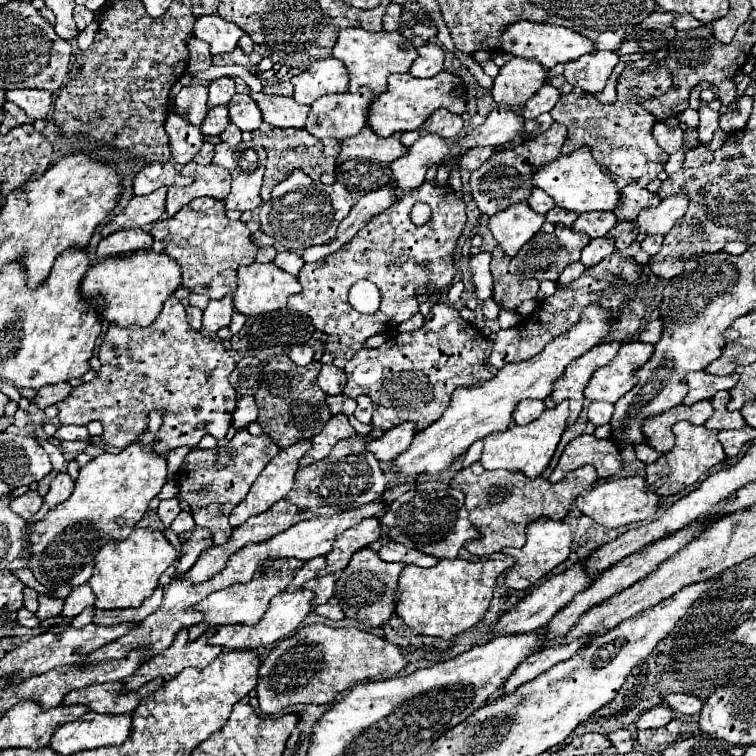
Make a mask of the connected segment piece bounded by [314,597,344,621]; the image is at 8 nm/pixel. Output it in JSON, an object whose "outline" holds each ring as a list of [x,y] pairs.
{"outline":[[[330,597],[330,601],[326,601],[324,605],[314,607],[314,613],[322,615],[322,617],[326,617],[326,619],[332,619],[332,621],[344,619],[344,613],[342,613],[342,609],[340,609],[340,603],[338,603],[334,597]]]}

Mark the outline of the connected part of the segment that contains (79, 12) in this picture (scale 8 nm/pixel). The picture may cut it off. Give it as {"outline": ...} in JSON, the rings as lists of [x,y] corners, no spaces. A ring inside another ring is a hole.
{"outline":[[[76,5],[76,7],[74,7],[74,21],[76,21],[76,25],[78,25],[80,31],[82,31],[88,23],[92,23],[92,19],[94,19],[94,13],[88,11],[84,5]]]}

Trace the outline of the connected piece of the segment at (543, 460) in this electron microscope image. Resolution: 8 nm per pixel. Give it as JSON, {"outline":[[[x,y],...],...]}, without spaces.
{"outline":[[[562,401],[554,409],[546,409],[536,421],[528,423],[526,427],[510,425],[508,431],[486,437],[484,449],[482,449],[482,457],[480,457],[482,467],[484,469],[520,471],[520,473],[524,473],[530,479],[540,477],[546,471],[546,467],[548,467],[548,463],[550,463],[558,443],[560,443],[560,437],[562,437],[562,433],[566,429],[568,413],[570,413],[568,411],[568,401]]]}

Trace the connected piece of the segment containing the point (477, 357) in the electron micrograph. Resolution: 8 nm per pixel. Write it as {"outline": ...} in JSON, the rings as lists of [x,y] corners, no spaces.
{"outline":[[[438,301],[432,305],[430,313],[426,315],[424,327],[410,333],[398,333],[386,339],[386,343],[382,343],[376,349],[360,349],[344,367],[348,377],[344,395],[354,399],[358,395],[370,395],[370,399],[374,401],[374,417],[372,417],[374,427],[386,429],[386,427],[396,427],[404,421],[414,421],[420,431],[426,429],[426,425],[432,425],[444,413],[456,387],[476,385],[492,377],[492,371],[486,365],[486,349],[488,349],[488,339],[468,321],[464,321],[452,305]]]}

